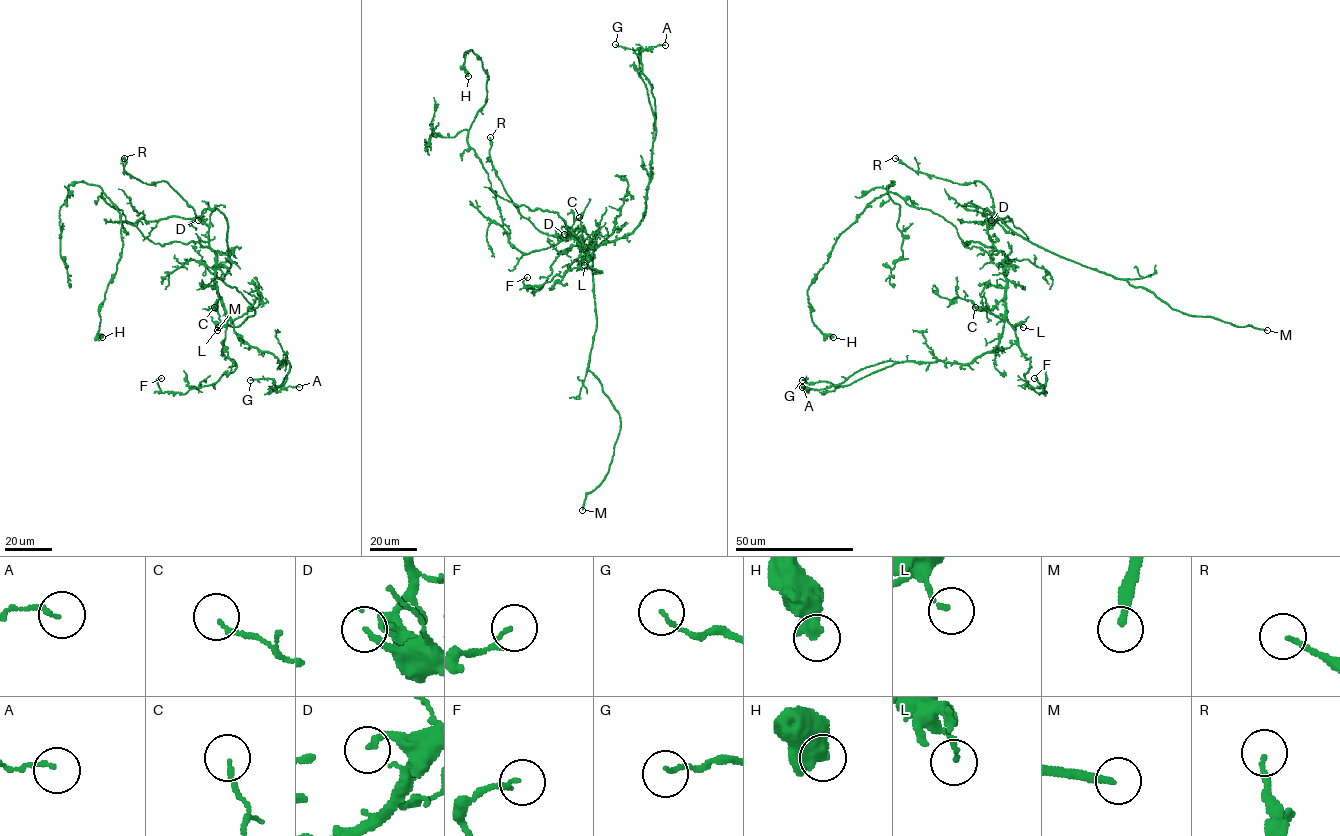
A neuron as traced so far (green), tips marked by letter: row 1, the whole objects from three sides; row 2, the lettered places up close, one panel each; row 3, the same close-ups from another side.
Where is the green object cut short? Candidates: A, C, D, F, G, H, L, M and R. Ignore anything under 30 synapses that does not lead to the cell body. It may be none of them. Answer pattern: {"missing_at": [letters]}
{"missing_at": ["M"]}

